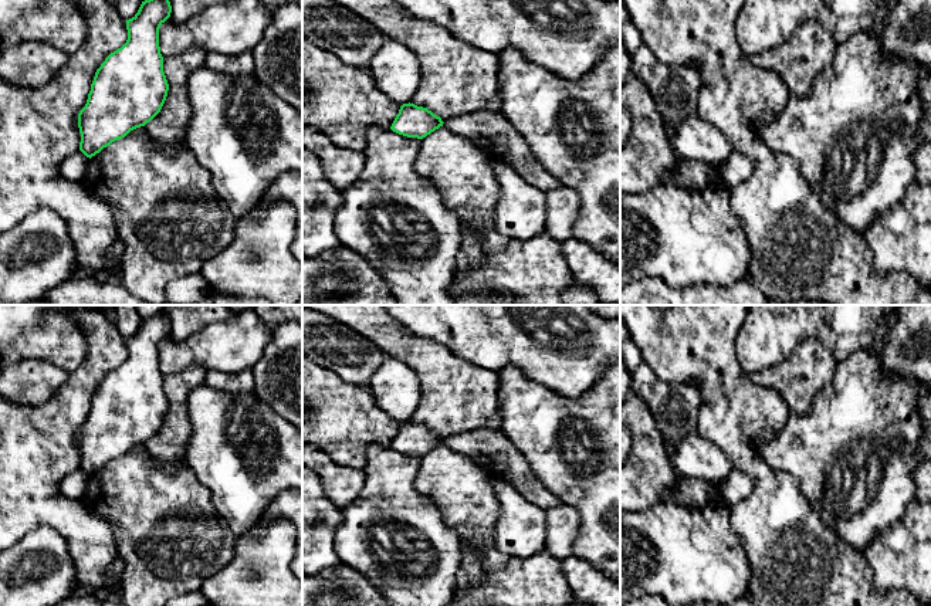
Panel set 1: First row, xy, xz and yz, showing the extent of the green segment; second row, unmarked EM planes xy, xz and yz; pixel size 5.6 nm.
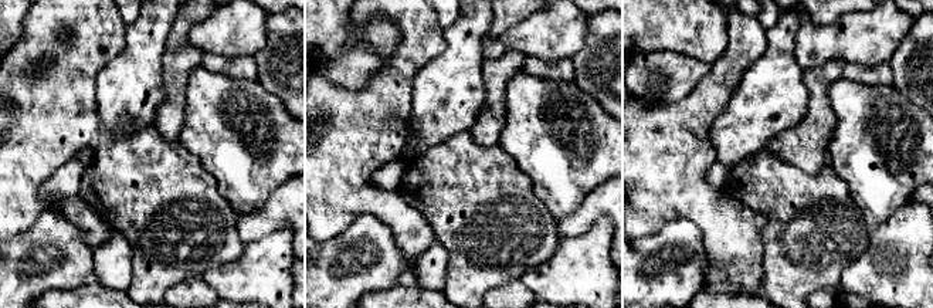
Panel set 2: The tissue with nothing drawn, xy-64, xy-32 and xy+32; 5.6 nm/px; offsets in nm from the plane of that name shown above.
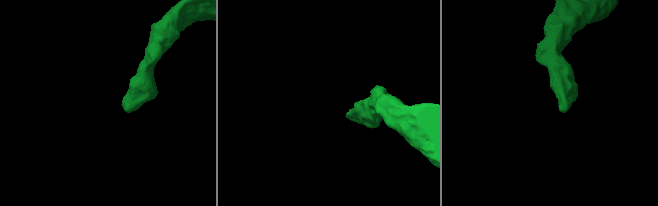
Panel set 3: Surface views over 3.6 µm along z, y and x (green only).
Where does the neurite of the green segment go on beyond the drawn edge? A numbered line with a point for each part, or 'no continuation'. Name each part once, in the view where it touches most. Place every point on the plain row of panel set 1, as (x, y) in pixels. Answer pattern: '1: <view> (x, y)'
no continuation

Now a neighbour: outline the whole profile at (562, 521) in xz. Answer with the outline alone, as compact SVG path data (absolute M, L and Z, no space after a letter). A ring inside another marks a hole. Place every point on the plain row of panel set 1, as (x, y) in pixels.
M565 504L545 508L545 549L561 559L573 555L573 541L580 527L579 512Z

